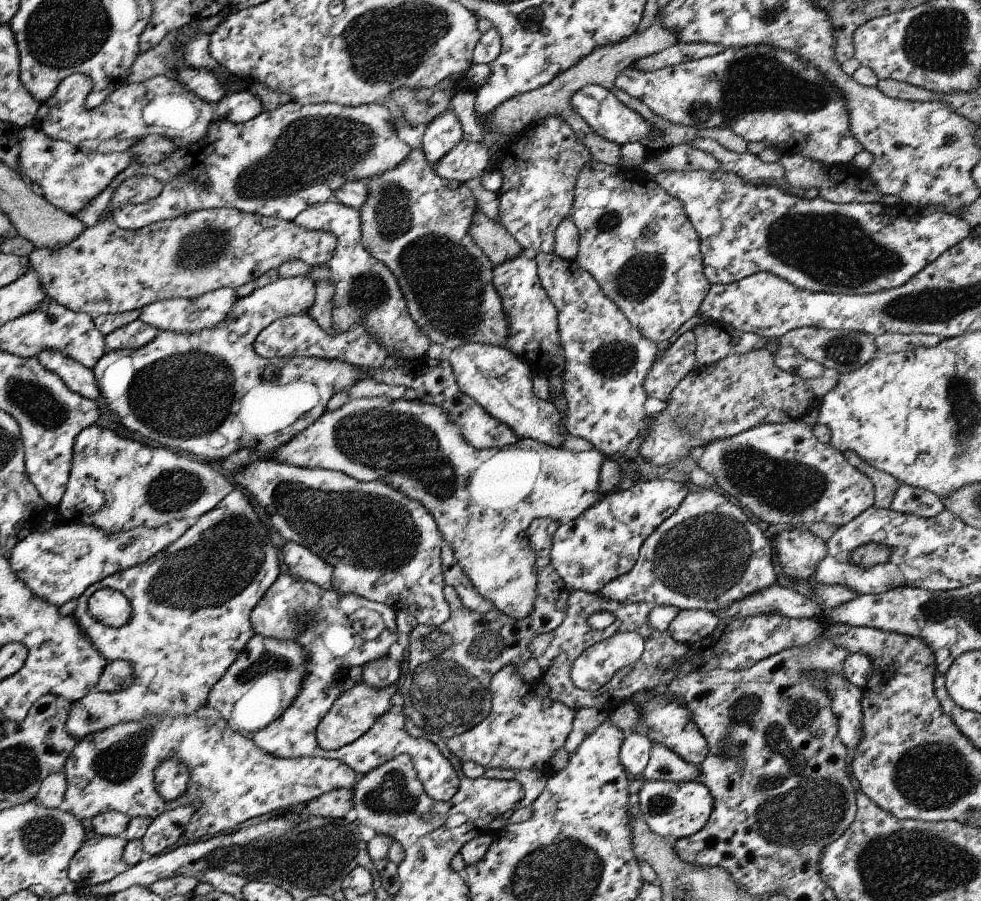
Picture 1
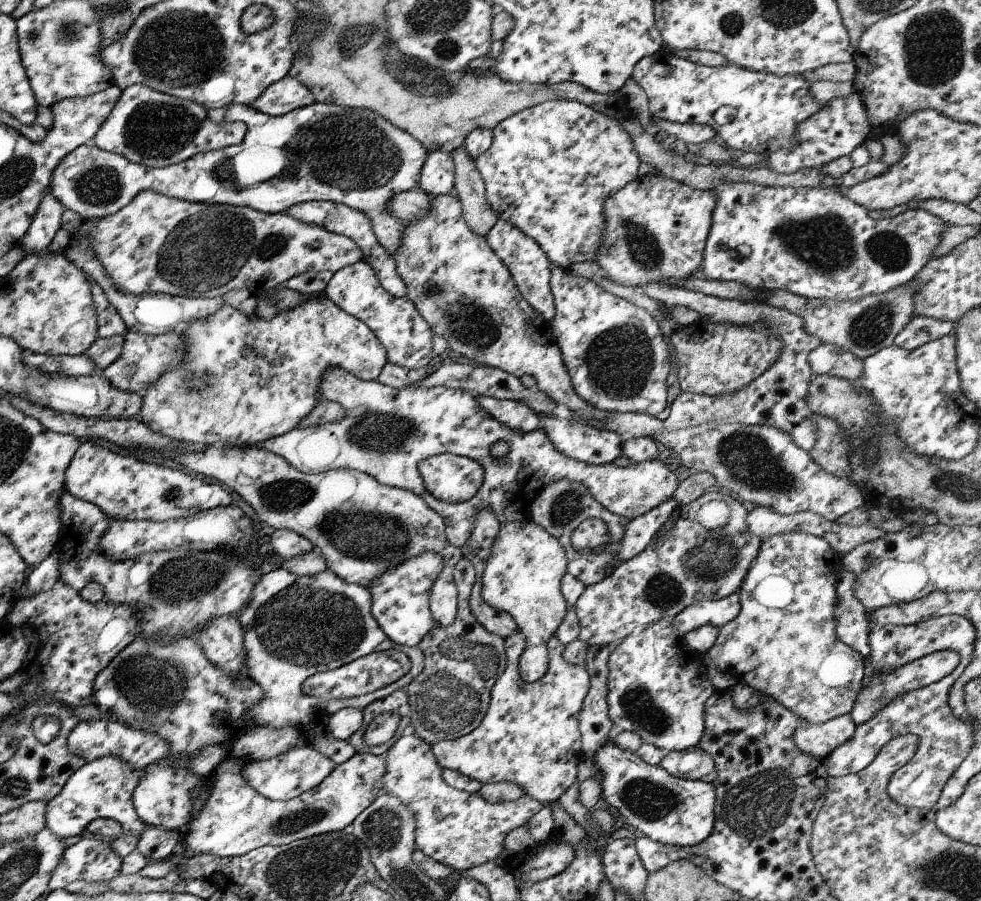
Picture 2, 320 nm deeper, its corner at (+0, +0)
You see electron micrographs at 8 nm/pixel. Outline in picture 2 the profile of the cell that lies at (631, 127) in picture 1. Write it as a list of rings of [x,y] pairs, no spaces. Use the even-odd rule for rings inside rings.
[[[719,182],[715,188],[711,188],[715,194],[715,206],[711,214],[711,224],[709,224],[709,232],[705,240],[703,248],[701,272],[705,276],[705,280],[711,281],[734,281],[749,286],[751,290],[785,290],[794,295],[803,296],[804,298],[813,298],[814,300],[835,300],[835,301],[853,301],[869,294],[883,294],[903,286],[925,266],[931,254],[935,250],[935,246],[939,244],[941,232],[945,230],[946,223],[925,212],[919,208],[904,208],[899,215],[890,216],[883,219],[871,219],[865,208],[858,206],[855,202],[847,200],[843,194],[837,192],[837,186],[831,188],[790,188],[781,186],[760,186],[751,182]]]

